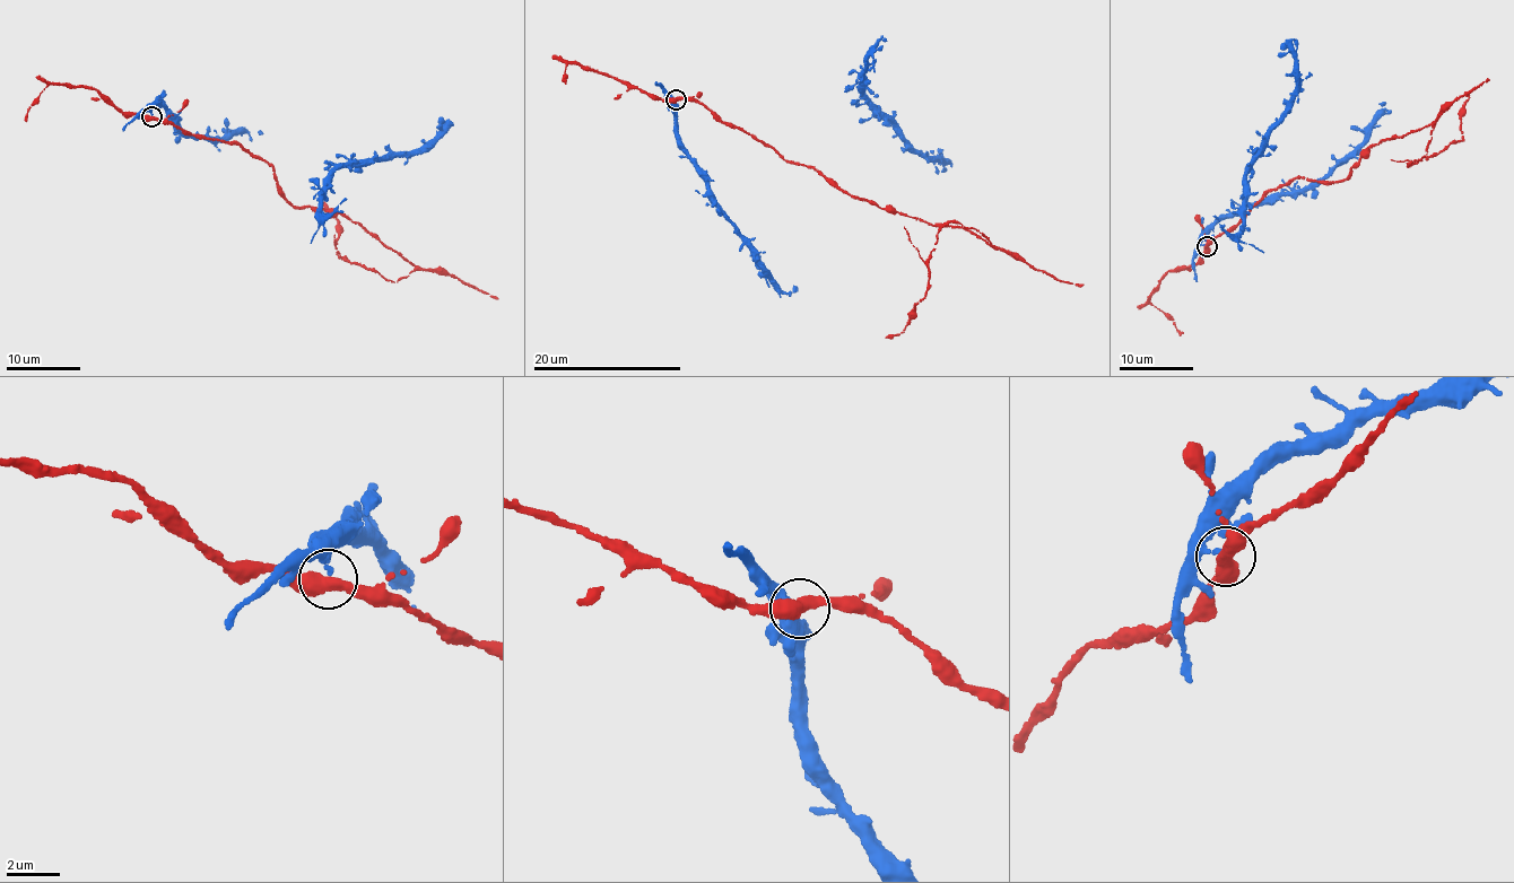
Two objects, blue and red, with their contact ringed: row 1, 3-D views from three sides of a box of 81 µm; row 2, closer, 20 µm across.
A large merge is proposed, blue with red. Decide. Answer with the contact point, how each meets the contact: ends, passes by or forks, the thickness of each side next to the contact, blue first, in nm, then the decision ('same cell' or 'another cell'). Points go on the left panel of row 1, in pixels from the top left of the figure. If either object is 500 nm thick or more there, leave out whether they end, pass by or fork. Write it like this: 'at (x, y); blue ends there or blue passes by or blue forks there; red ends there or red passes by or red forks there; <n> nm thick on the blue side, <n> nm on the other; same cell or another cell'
at (151, 116); blue ends there; red passes by; 180 nm thick on the blue side, 440 nm on the other; same cell

